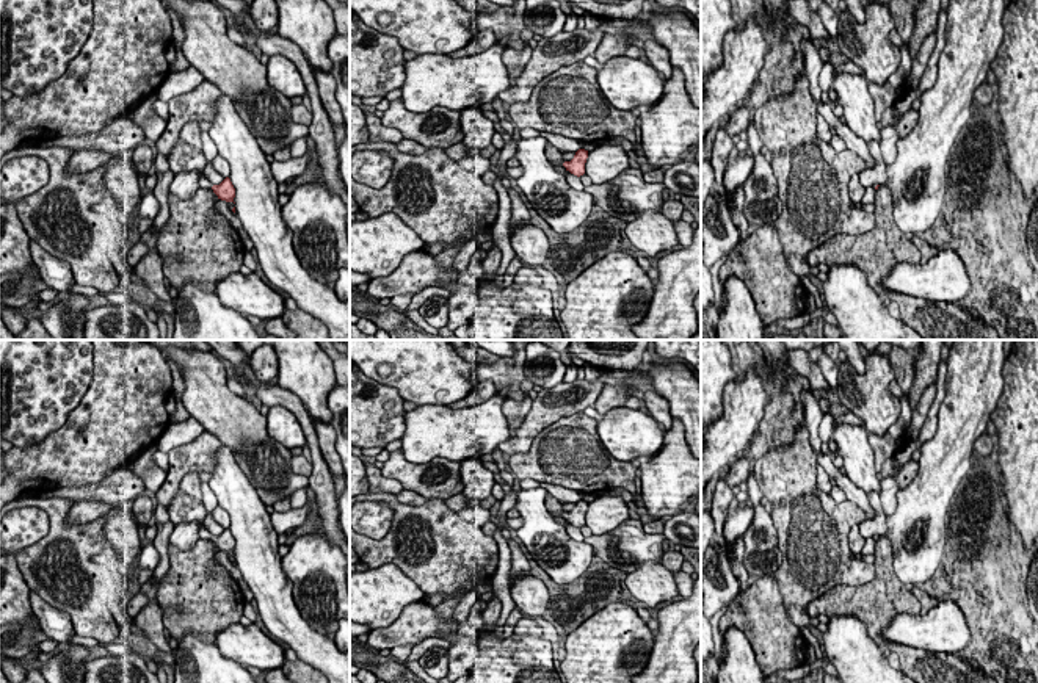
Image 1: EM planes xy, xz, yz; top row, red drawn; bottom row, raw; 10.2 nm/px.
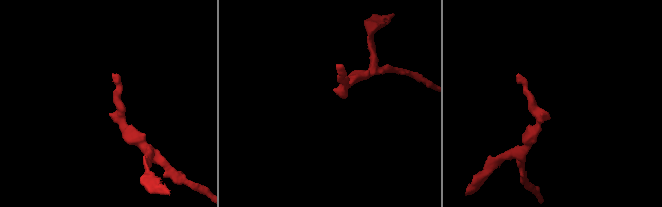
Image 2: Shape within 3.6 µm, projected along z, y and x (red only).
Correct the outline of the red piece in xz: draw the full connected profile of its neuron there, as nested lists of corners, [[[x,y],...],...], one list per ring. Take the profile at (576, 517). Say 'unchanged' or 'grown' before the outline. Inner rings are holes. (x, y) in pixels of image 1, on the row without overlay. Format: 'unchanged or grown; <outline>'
grown; [[[547,497],[544,500],[546,509],[555,517],[564,517],[566,522],[580,528],[585,525],[585,514],[588,509],[588,501],[579,500],[571,512],[564,512],[561,503],[555,497]]]

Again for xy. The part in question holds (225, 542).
grown; [[[179,489],[177,495],[168,506],[168,514],[169,514],[169,520],[174,525],[187,523],[187,522],[198,522],[201,526],[201,529],[199,529],[201,539],[212,540],[221,551],[234,553],[235,539],[229,528],[226,528],[220,536],[212,536],[204,528],[204,519],[207,515],[207,509],[204,506],[202,500],[201,501],[194,500]]]

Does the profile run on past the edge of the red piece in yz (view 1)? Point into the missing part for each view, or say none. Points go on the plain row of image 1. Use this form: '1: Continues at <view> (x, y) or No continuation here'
1: No continuation here

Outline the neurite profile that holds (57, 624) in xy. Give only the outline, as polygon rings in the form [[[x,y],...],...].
[[[30,592],[30,603],[45,636],[56,642],[71,644],[75,634],[71,616],[45,603],[36,592]]]

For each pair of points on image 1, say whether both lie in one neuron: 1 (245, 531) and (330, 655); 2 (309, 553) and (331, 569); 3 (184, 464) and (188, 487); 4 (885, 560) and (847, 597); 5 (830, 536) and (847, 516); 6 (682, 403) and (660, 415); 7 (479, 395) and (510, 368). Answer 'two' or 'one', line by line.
1: one
2: one
3: two
4: one
5: one
6: two
7: two

